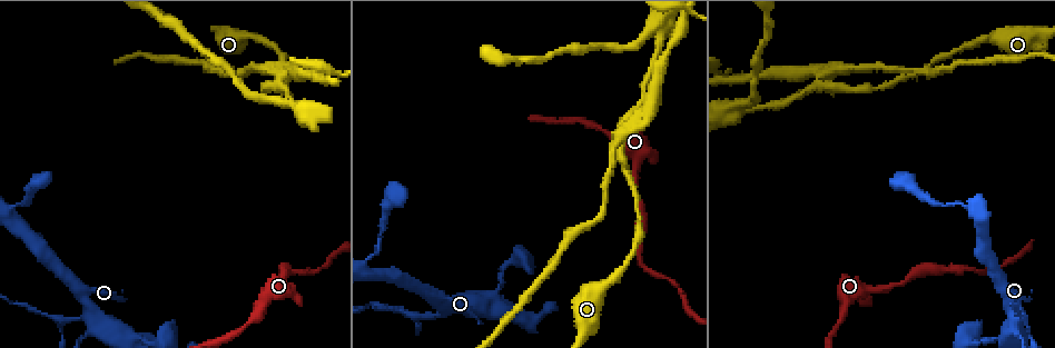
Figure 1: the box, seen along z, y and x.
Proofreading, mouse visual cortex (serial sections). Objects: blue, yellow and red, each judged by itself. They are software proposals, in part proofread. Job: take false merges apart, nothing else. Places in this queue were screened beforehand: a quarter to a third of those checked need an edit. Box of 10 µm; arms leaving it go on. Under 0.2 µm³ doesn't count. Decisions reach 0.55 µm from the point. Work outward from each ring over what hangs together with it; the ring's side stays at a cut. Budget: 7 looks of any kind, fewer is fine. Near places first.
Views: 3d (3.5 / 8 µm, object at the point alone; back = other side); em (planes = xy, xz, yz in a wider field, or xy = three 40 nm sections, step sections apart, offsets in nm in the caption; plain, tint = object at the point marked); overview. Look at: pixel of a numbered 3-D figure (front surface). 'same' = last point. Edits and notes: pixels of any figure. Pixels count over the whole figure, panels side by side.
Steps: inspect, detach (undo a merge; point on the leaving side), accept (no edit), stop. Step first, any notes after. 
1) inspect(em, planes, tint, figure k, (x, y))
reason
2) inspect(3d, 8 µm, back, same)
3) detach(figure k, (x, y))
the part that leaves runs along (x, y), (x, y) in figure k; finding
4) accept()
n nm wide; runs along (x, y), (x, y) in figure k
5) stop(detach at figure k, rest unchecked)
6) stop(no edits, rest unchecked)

inspect(3d, 8 µm, figure 1, (421, 317))
thin neck

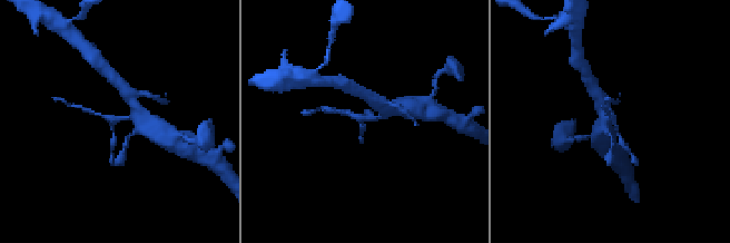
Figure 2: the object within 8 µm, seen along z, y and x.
inspect(em, xy, step 3, tint, same)
now the EM

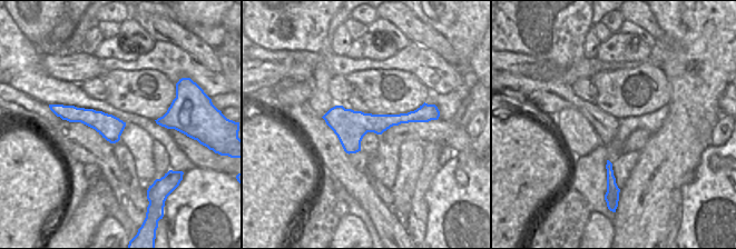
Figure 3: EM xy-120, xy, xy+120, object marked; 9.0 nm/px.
accept()
arms of 150, 150, 400 nm; runs along (386, 108), (375, 118), (334, 112) in figure 2; all the same cell

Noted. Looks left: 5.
inspect(3d, 3.5 µm, figure 1, (277, 88))
abrupt turn

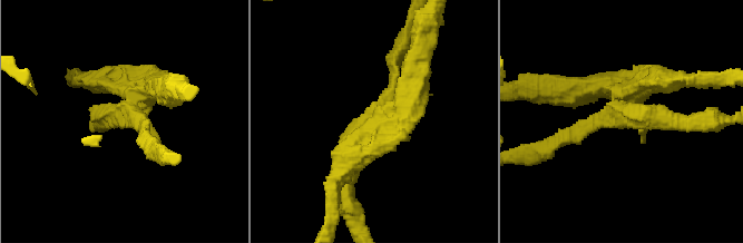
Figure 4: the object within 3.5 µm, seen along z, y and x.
inspect(em, xy, step 3, tint, figure 4, (122, 116))
now the EM

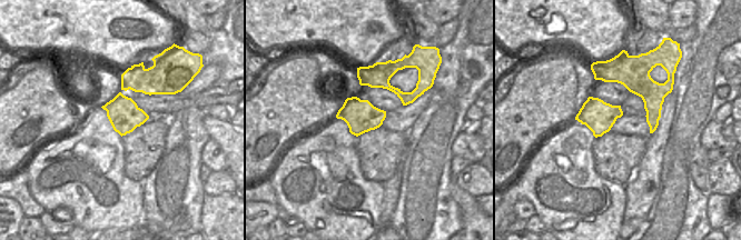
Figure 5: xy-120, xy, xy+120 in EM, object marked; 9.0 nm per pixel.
detach(figure 4, (419, 106))
300 nm wide; the part that leaves runs along (622, 97), (654, 80), (705, 77) in figure 4; a second cell is stuck on

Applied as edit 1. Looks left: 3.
inspect(3d, 8 µm, back, figure 1, (738, 110))
three arms meet

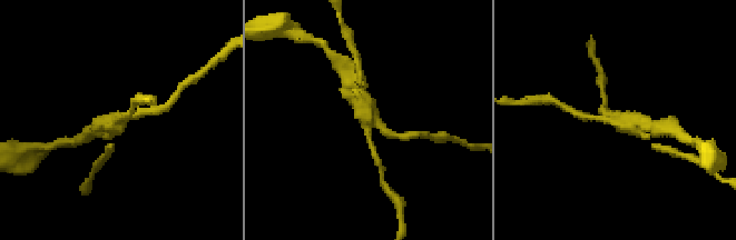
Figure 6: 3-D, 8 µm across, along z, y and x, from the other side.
inspect(3d, 3.5 µm, back, same)

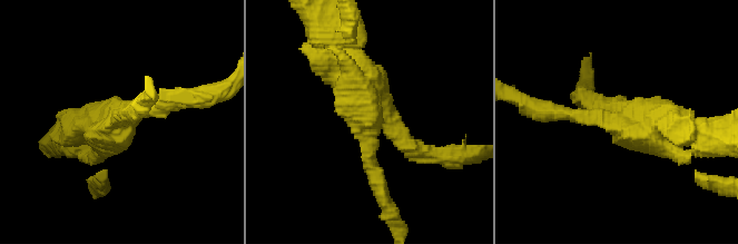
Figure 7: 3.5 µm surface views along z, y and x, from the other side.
inspect(em, xy, step 2, tint, figure 7, (119, 124))

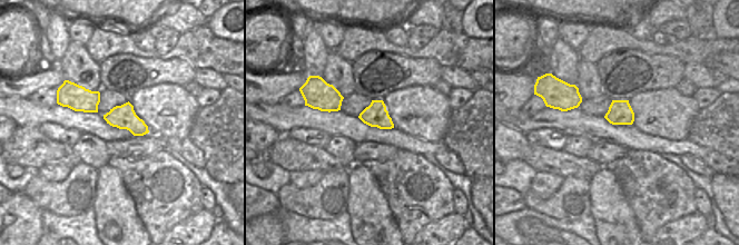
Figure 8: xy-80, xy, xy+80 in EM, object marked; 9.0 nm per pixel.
detach(figure 7, (682, 134))
arms of 200, 250, 450 nm; the part that leaves runs along (621, 111), (592, 105), (584, 91) in figure 7; two cells meet here

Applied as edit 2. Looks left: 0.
stop(detach at figure 4, detach at figure 7, rest unchecked)

